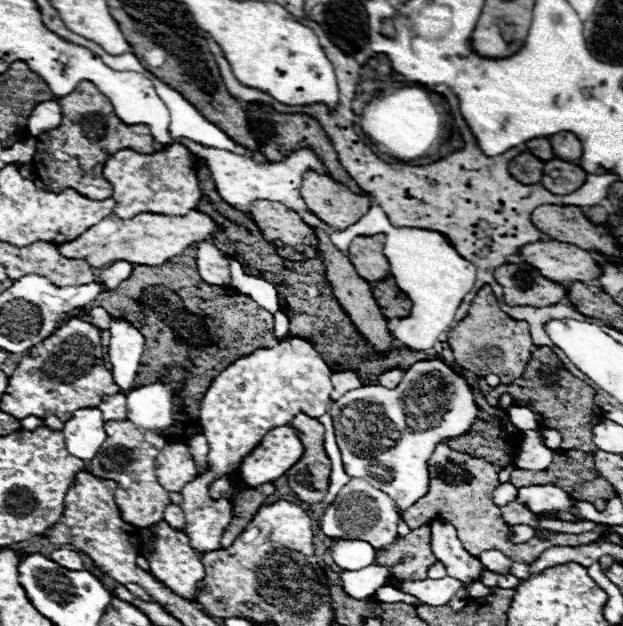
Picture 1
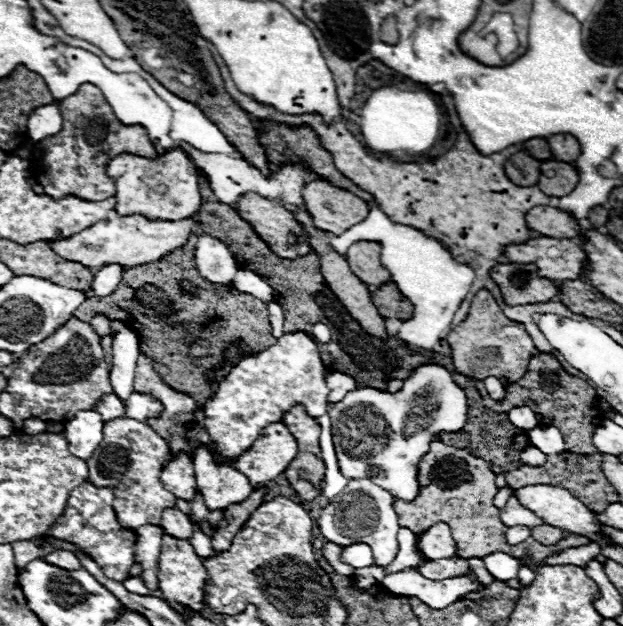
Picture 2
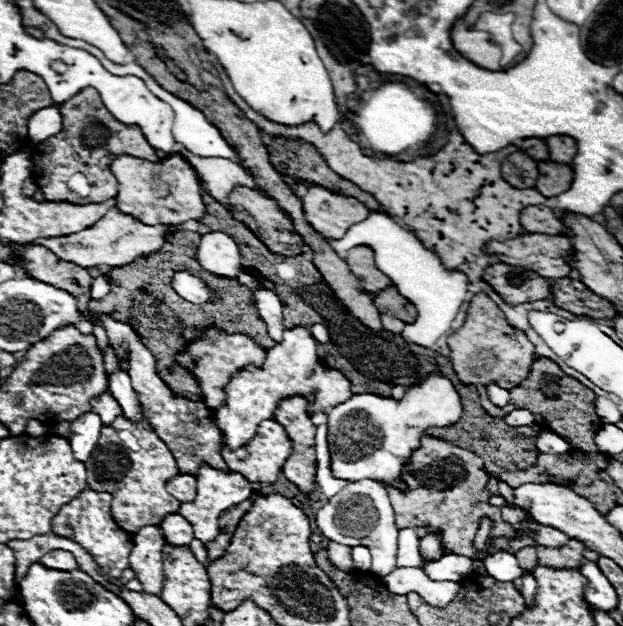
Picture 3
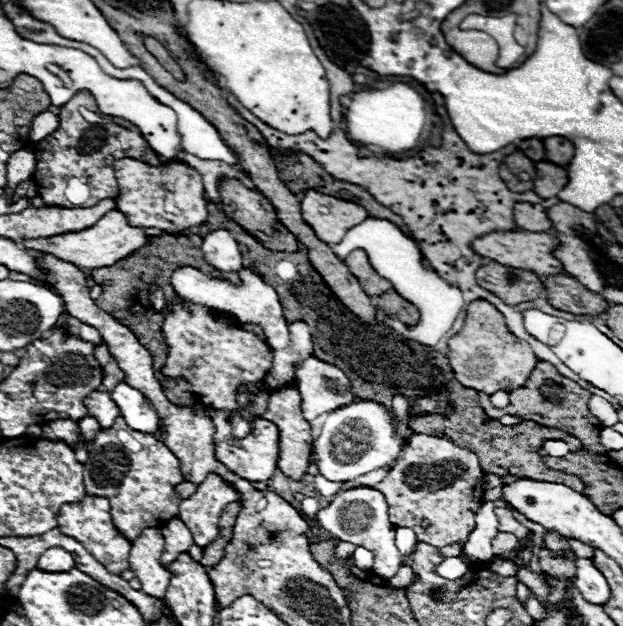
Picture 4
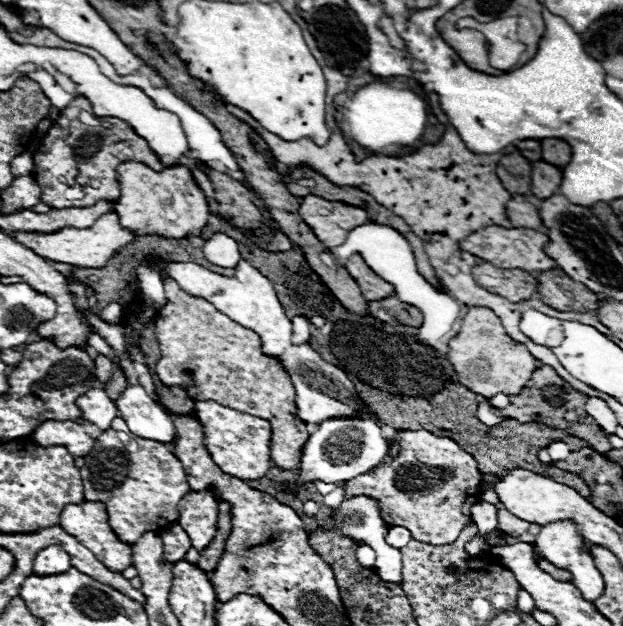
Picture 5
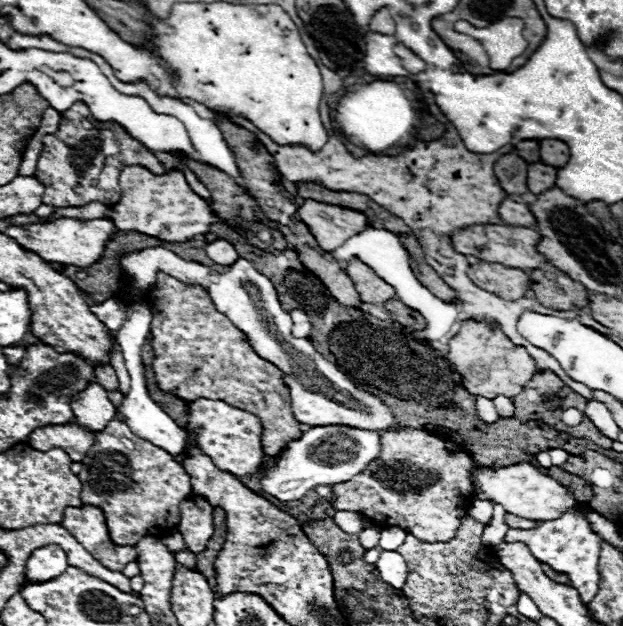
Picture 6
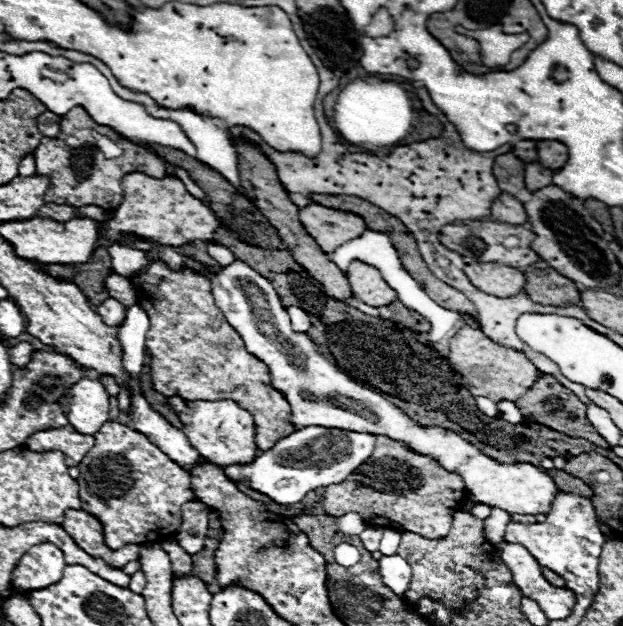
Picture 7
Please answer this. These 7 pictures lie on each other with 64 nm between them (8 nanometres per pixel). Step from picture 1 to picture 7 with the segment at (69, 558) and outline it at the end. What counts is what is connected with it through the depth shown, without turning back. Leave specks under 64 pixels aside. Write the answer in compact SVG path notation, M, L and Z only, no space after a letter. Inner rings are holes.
M50 542L32 546L14 570L12 588L14 592L30 592L56 584L62 578L64 566L64 552L58 546Z

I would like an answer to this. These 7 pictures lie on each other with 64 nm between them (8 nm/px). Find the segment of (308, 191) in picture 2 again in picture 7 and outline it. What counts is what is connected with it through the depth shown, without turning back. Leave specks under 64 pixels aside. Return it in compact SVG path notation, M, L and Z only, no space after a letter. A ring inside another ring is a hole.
M314 202L300 210L300 222L326 254L366 230L366 222L358 214L340 212Z

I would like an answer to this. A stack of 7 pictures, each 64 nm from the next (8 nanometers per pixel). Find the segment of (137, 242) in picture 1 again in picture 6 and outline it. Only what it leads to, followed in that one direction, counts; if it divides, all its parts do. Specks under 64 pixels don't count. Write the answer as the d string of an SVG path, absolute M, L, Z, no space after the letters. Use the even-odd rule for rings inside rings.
M100 218L100 220L90 220L90 222L80 222L80 220L58 220L52 224L34 224L34 226L8 226L4 230L6 236L14 238L20 246L24 246L30 252L40 254L46 262L56 262L56 264L76 264L76 266L92 266L96 264L110 240L114 240L116 226L114 220L110 218Z

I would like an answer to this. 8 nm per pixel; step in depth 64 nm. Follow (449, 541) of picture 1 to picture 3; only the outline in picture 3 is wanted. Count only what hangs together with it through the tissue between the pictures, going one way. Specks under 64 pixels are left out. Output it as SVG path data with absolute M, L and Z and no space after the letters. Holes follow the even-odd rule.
M432 532L424 538L420 538L420 554L426 558L426 560L438 560L444 556L444 544L440 542L440 534L438 532Z

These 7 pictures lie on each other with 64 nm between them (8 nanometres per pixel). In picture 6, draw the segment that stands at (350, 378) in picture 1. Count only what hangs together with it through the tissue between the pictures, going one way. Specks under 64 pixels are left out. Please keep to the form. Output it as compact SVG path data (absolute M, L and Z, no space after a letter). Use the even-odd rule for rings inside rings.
M146 248L122 258L122 268L126 270L132 284L144 292L148 292L156 284L156 274L172 274L180 278L180 282L194 286L200 284L206 288L208 296L212 298L216 310L226 314L234 326L238 326L246 336L256 354L260 358L276 364L284 372L284 382L290 388L292 396L292 410L298 422L308 426L328 426L328 424L344 424L356 426L364 430L382 430L390 428L396 430L394 416L376 396L368 394L366 390L358 388L336 364L328 362L320 352L314 350L308 338L294 338L292 336L292 318L278 300L278 292L274 284L260 274L252 262L238 258L230 272L218 274L208 266L198 262L182 260L180 256L172 254L166 248Z

